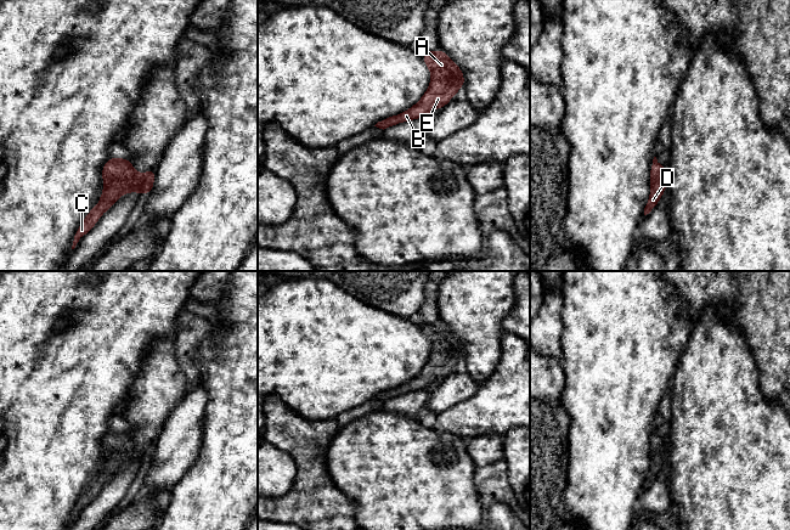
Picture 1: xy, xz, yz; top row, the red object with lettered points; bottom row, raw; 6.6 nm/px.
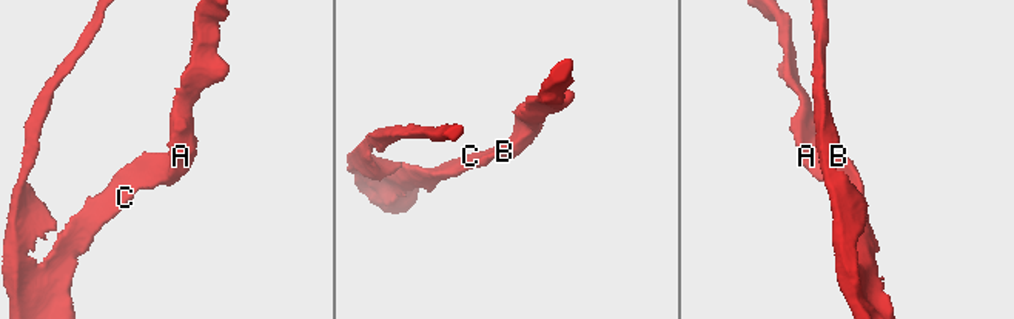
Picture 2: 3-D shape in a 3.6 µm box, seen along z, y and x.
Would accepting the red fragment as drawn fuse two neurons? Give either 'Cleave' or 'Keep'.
Keep

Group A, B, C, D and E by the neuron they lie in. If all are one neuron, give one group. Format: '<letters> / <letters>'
A B C D E

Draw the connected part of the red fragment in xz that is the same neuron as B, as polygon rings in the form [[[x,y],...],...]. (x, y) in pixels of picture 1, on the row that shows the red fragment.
[[[441,50],[422,55],[431,73],[431,80],[423,97],[410,109],[378,122],[374,126],[386,129],[399,123],[427,118],[435,108],[442,108],[464,86],[464,75],[458,66]]]

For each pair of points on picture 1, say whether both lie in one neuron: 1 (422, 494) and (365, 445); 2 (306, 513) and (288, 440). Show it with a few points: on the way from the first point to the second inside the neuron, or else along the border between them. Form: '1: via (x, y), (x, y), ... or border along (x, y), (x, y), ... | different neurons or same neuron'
1: via (407, 479), (387, 462), (379, 460) | same neuron
2: via (306, 495), (306, 458) | same neuron

